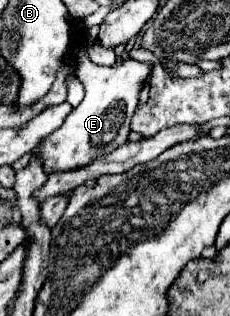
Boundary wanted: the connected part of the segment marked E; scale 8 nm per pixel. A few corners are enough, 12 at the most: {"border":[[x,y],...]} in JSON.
{"border":[[78,48],[86,96],[36,146],[46,174],[126,144],[150,62]]}

